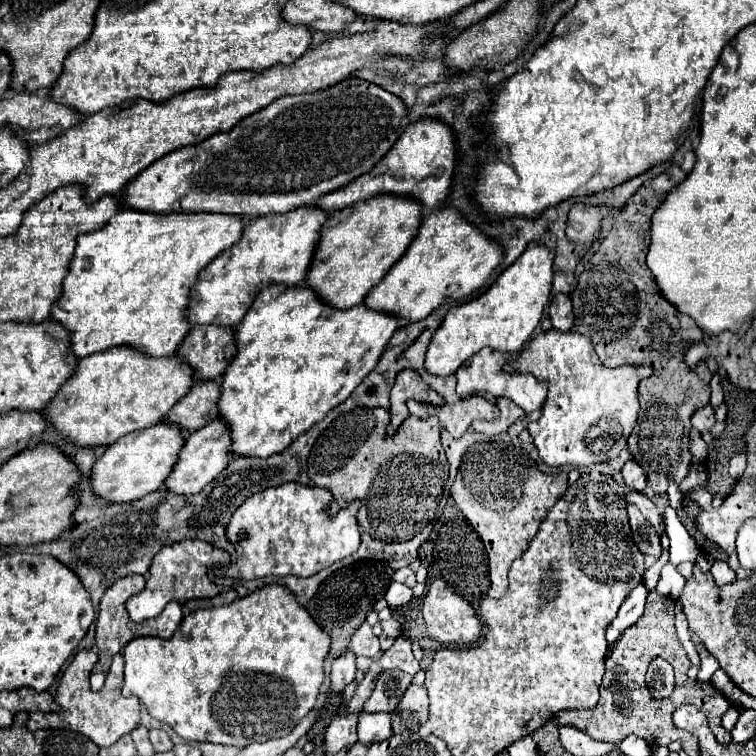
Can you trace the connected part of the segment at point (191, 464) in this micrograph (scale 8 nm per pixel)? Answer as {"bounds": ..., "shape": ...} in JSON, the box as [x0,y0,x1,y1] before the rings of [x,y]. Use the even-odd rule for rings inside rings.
{"bounds":[166,418,232,494],"shape":[[[216,418],[214,422],[208,422],[202,430],[196,430],[186,438],[184,448],[180,450],[180,458],[172,470],[172,474],[166,480],[166,488],[176,492],[176,494],[196,494],[200,492],[208,482],[212,482],[232,460],[230,452],[230,428],[226,426],[224,420]]]}

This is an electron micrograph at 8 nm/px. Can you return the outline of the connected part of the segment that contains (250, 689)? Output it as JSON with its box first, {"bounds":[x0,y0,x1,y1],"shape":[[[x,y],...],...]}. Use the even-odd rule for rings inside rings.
{"bounds":[122,586,330,748],"shape":[[[264,586],[252,594],[248,594],[246,598],[236,598],[232,604],[222,606],[222,608],[208,608],[208,610],[196,610],[192,614],[188,614],[180,626],[176,628],[174,636],[164,640],[164,638],[154,638],[154,636],[140,636],[132,642],[128,642],[128,646],[124,648],[124,688],[122,694],[134,694],[140,698],[142,704],[146,704],[146,710],[152,718],[172,726],[172,730],[182,736],[184,740],[190,742],[214,742],[214,744],[230,744],[236,748],[244,748],[252,742],[266,742],[270,738],[280,738],[286,736],[294,730],[294,726],[314,708],[316,698],[318,698],[318,690],[320,684],[324,682],[324,658],[328,654],[330,648],[330,638],[328,634],[322,632],[322,628],[312,620],[312,616],[298,606],[294,594],[284,588],[284,586]]]}

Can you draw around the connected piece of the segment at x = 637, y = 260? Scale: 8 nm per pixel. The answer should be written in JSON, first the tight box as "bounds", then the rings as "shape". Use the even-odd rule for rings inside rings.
{"bounds":[572,166,712,496],"shape":[[[668,166],[662,174],[638,188],[616,216],[612,230],[600,242],[598,252],[586,264],[580,282],[572,292],[574,330],[592,338],[594,352],[604,366],[642,366],[644,362],[650,362],[654,368],[654,374],[640,384],[640,414],[628,438],[628,450],[646,470],[648,484],[658,496],[666,496],[670,482],[678,482],[676,478],[690,474],[690,418],[694,410],[700,410],[710,402],[708,382],[712,378],[706,368],[692,370],[684,360],[686,350],[704,338],[702,330],[694,326],[692,318],[680,316],[676,308],[658,294],[658,286],[646,266],[650,218],[668,190],[684,178],[686,174],[680,166]]]}

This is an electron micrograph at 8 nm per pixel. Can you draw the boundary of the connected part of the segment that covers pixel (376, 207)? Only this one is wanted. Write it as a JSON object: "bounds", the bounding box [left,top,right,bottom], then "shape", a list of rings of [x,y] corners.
{"bounds":[306,194,422,308],"shape":[[[378,194],[370,196],[370,200],[366,198],[362,202],[356,202],[354,206],[336,210],[322,228],[322,238],[314,262],[310,266],[310,272],[306,276],[306,282],[320,294],[322,300],[326,300],[336,308],[362,304],[364,298],[370,294],[370,290],[382,280],[382,276],[386,276],[386,272],[406,254],[410,242],[418,234],[420,222],[422,222],[422,204],[412,196]]]}

